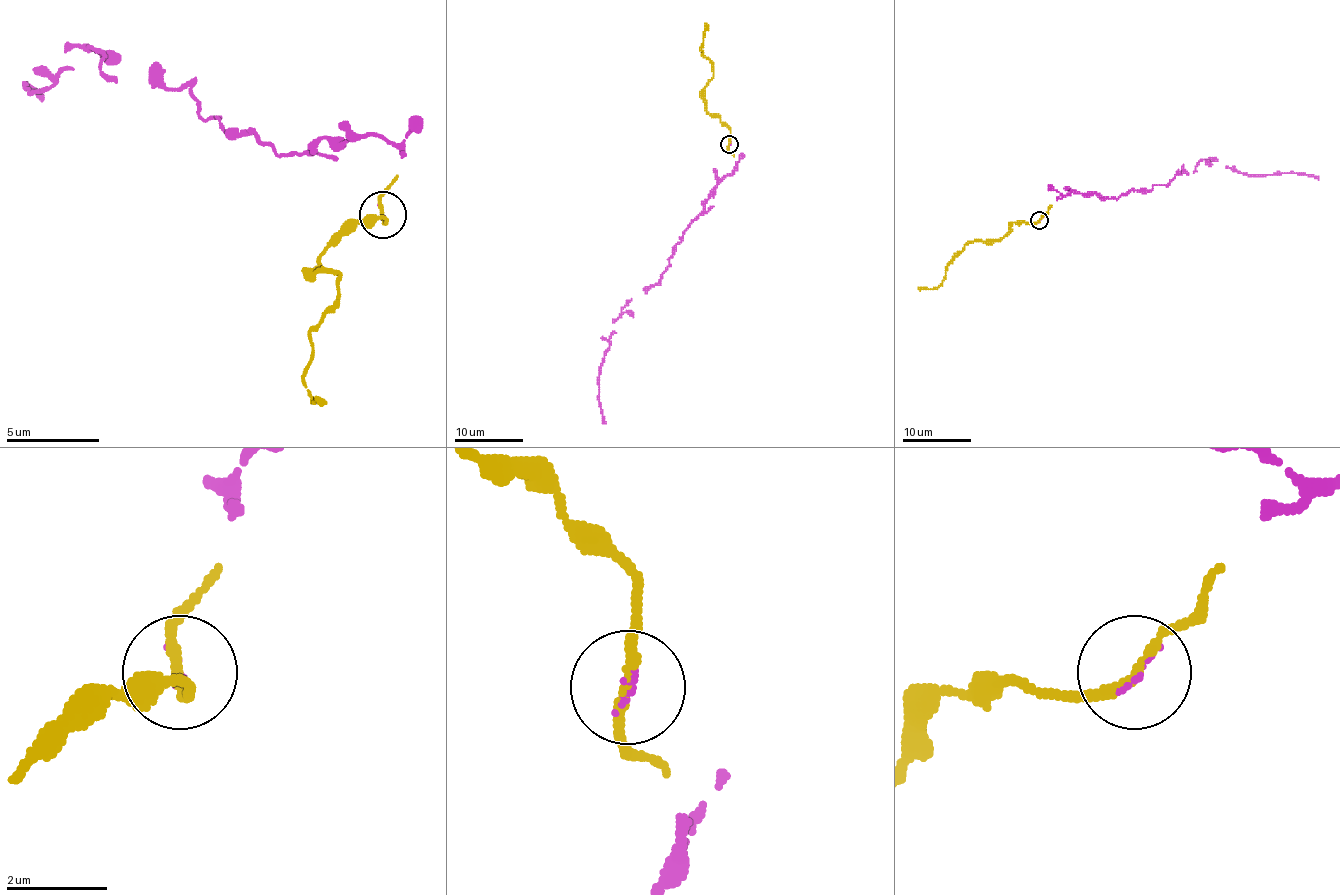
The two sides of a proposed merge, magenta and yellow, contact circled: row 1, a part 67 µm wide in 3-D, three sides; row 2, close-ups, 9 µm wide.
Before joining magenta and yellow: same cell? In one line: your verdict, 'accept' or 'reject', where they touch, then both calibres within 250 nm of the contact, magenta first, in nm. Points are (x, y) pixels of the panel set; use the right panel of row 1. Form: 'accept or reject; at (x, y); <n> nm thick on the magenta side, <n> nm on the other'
accept; at (1039, 220); 90 nm thick on the magenta side, 200 nm on the other

